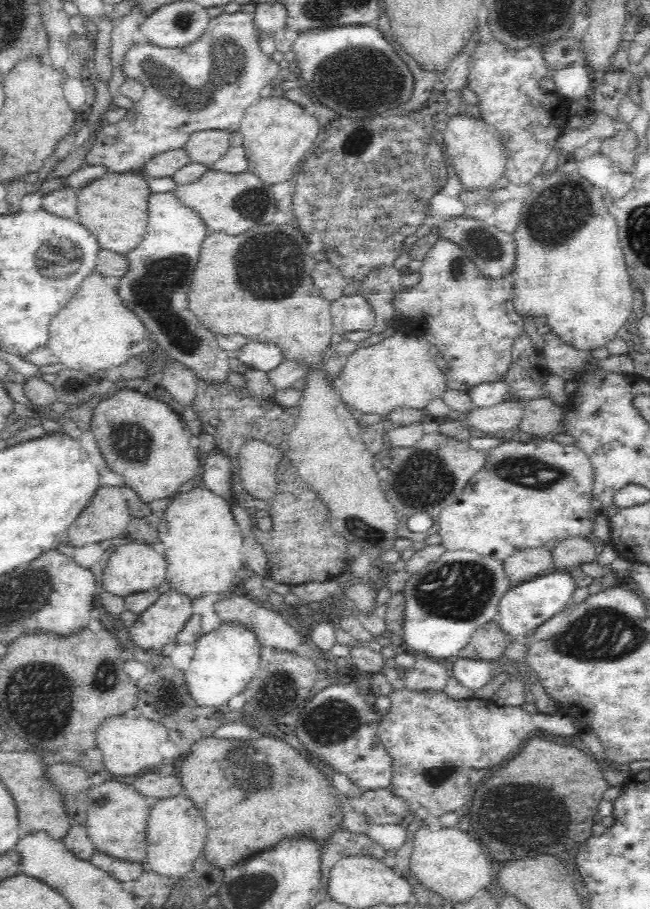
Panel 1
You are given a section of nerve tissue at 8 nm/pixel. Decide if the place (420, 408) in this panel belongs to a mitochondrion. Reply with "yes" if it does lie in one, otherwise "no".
no

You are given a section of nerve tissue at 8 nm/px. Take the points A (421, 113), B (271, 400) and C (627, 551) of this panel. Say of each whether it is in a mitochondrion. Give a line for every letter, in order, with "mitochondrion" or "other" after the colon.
A: other
B: other
C: other

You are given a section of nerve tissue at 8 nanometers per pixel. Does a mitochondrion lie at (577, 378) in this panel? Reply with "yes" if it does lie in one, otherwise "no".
no

